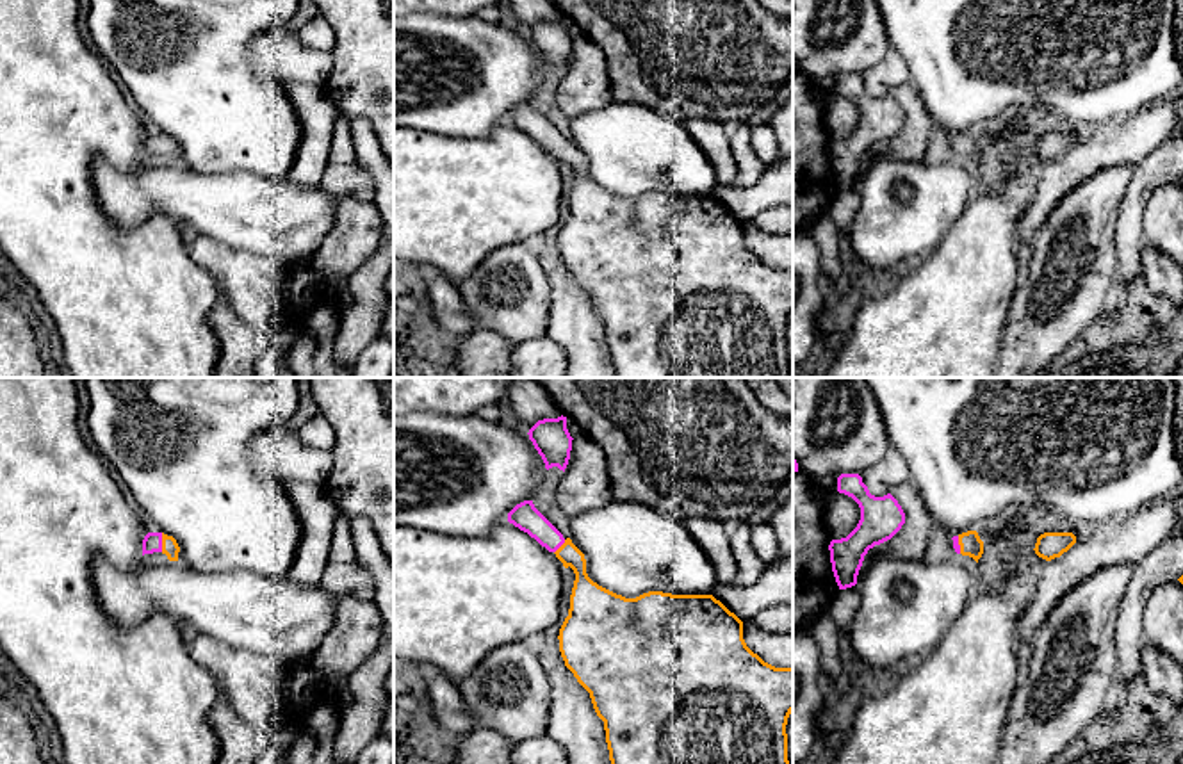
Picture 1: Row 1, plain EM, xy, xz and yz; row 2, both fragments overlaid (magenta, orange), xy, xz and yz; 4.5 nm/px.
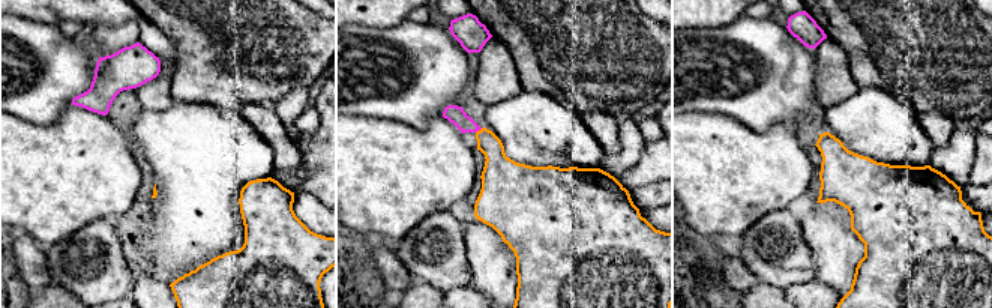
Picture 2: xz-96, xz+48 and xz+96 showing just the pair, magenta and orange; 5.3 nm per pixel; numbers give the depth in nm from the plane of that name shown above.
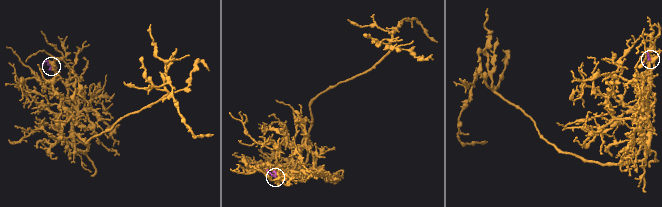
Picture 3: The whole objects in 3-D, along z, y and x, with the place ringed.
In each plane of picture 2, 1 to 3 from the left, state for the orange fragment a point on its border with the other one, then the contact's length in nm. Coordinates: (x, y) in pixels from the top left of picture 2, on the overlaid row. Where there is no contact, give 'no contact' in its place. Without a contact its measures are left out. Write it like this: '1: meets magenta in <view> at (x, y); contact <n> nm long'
1: no contact
2: meets magenta in xz+48 at (479, 129); contact 50 nm long
3: no contact

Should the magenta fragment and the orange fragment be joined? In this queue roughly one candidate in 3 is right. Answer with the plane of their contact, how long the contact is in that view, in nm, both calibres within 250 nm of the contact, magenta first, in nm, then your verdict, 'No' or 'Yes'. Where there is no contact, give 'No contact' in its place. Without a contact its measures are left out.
Touches magenta in xy. Shared border 90 nm. Thickness 90 nm (magenta) against 80 nm. Yes

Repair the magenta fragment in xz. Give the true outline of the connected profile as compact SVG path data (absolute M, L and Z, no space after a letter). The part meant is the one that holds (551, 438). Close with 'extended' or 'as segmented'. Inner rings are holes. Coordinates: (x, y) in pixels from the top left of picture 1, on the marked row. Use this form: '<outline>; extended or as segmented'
M567 417L538 420L527 435L542 456L545 468L558 467L565 472L574 440L567 429Z; as segmented

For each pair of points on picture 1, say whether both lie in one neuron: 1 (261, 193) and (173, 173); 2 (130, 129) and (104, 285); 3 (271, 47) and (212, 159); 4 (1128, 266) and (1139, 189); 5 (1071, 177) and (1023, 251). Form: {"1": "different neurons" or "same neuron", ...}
{"1": "same neuron", "2": "same neuron", "3": "different neurons", "4": "same neuron", "5": "same neuron"}

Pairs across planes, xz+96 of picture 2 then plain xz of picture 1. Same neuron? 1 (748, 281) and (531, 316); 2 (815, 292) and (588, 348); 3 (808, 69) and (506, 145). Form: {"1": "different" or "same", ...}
{"1": "different", "2": "different", "3": "different"}

